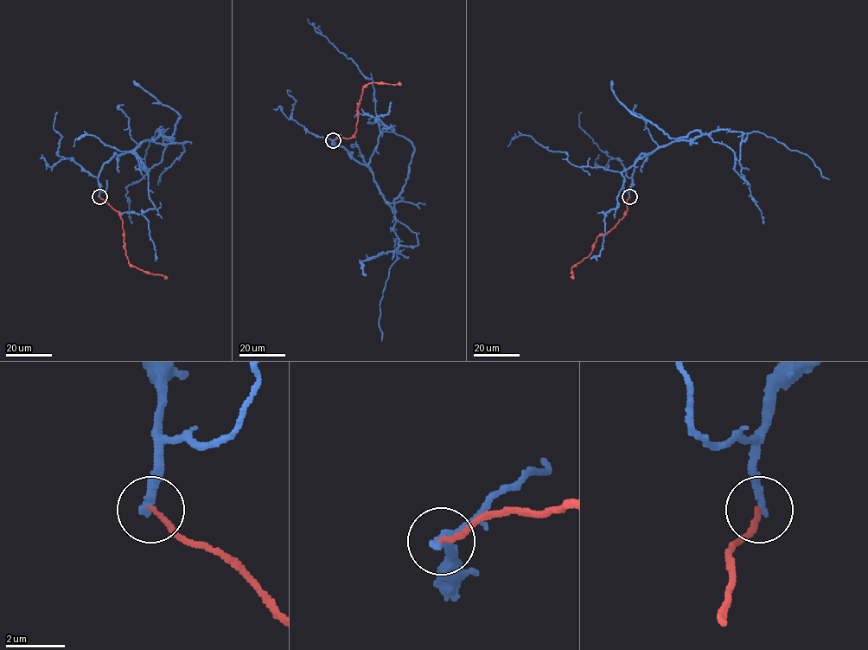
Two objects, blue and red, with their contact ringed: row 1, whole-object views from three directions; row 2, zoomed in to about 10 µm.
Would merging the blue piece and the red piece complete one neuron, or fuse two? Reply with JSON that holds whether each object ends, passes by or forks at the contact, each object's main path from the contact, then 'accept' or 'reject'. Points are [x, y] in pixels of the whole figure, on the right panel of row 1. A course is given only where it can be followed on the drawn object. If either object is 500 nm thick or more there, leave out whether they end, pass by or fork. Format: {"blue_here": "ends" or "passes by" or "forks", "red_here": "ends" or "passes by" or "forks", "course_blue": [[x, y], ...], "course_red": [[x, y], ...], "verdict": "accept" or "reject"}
{"blue_here": "ends", "red_here": "ends", "course_blue": [[629, 196], [634, 162], [641, 155], [717, 131], [739, 131], [743, 134], [741, 174], [749, 186], [763, 224]], "course_red": [[629, 196], [627, 210], [618, 222], [606, 234], [599, 234], [590, 255], [571, 269], [572, 278]], "verdict": "reject"}

